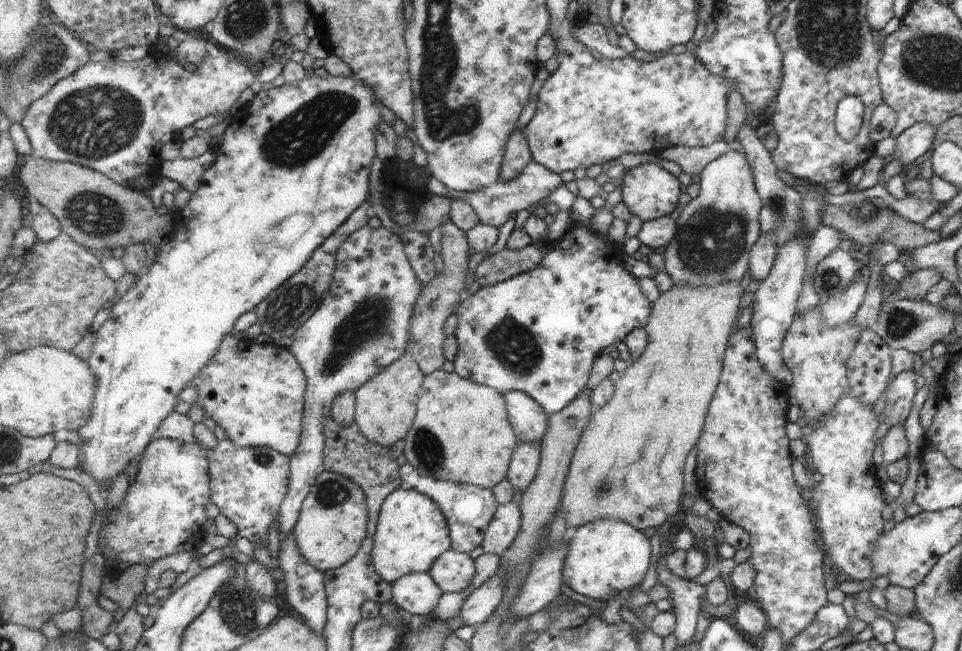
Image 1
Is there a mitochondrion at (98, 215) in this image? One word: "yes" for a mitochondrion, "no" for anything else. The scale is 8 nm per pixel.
yes

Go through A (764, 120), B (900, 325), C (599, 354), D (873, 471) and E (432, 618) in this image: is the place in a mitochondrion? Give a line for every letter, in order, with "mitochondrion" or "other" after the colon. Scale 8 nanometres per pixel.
A: other
B: mitochondrion
C: other
D: other
E: other

